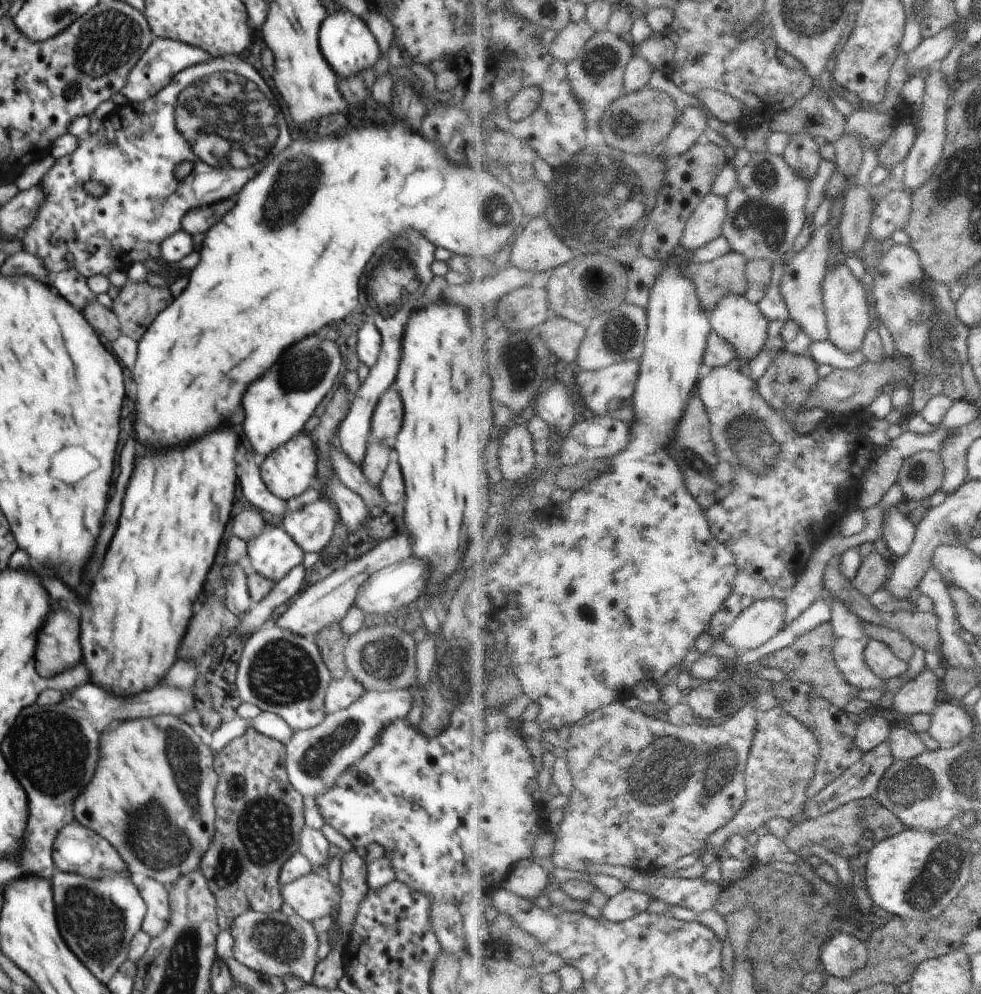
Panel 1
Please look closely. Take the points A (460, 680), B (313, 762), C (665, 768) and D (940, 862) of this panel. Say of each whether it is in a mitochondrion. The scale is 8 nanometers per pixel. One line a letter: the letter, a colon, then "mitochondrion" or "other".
A: mitochondrion
B: mitochondrion
C: mitochondrion
D: mitochondrion

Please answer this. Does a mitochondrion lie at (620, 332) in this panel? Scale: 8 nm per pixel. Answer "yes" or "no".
yes

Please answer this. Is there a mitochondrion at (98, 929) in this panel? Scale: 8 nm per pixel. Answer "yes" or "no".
yes

